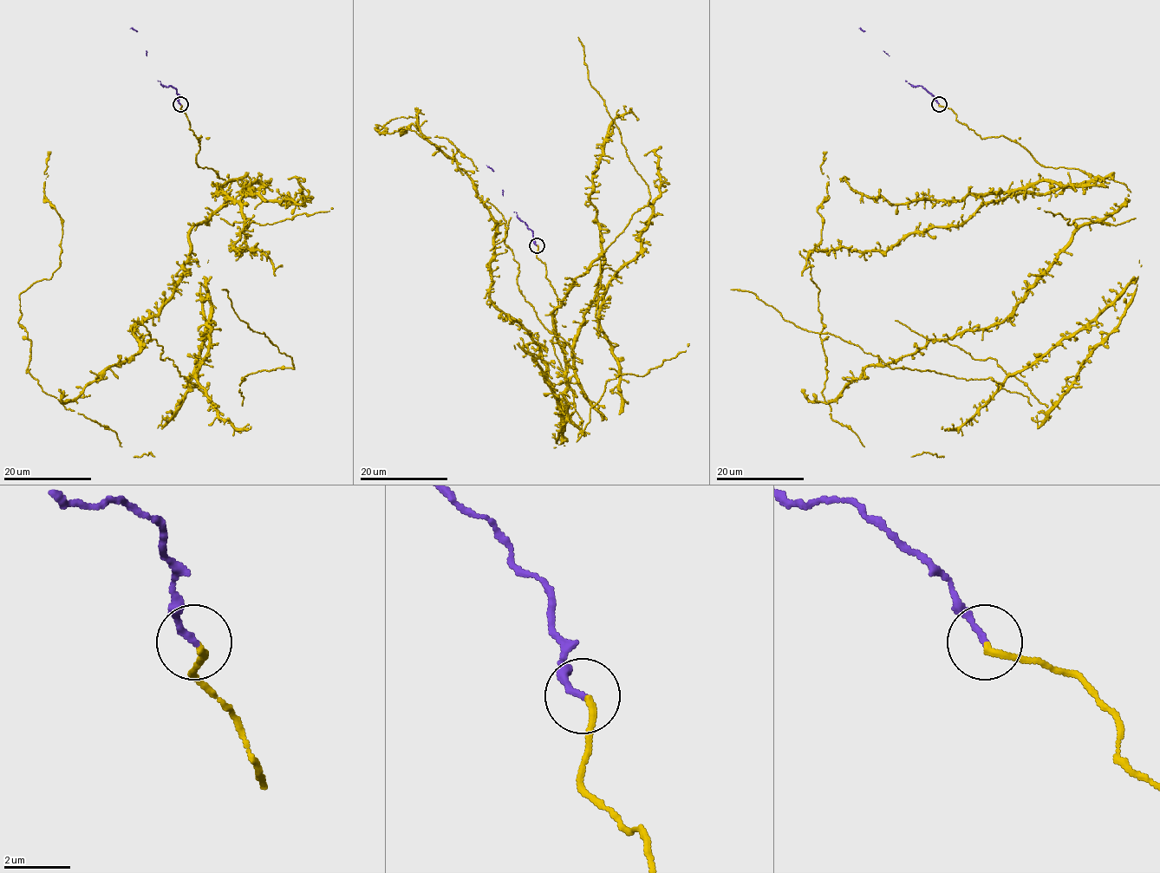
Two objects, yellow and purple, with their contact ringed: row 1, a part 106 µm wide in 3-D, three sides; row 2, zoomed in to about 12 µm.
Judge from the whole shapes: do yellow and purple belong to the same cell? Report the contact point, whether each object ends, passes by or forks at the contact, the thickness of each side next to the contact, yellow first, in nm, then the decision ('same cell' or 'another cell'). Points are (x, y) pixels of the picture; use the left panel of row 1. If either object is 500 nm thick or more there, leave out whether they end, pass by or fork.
place (180, 104); yellow ends; purple ends; calibres 200 and 180 nm; same cell

